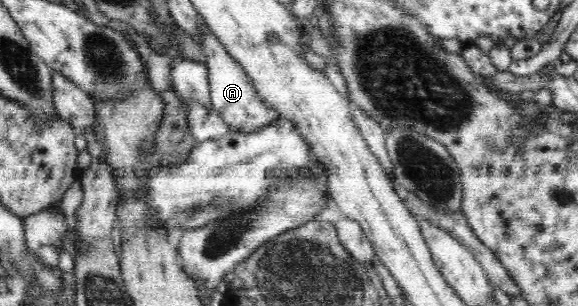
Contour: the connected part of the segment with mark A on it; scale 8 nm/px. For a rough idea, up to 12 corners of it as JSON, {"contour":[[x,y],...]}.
{"contour":[[198,17],[213,108],[231,130],[279,118],[243,65]]}

